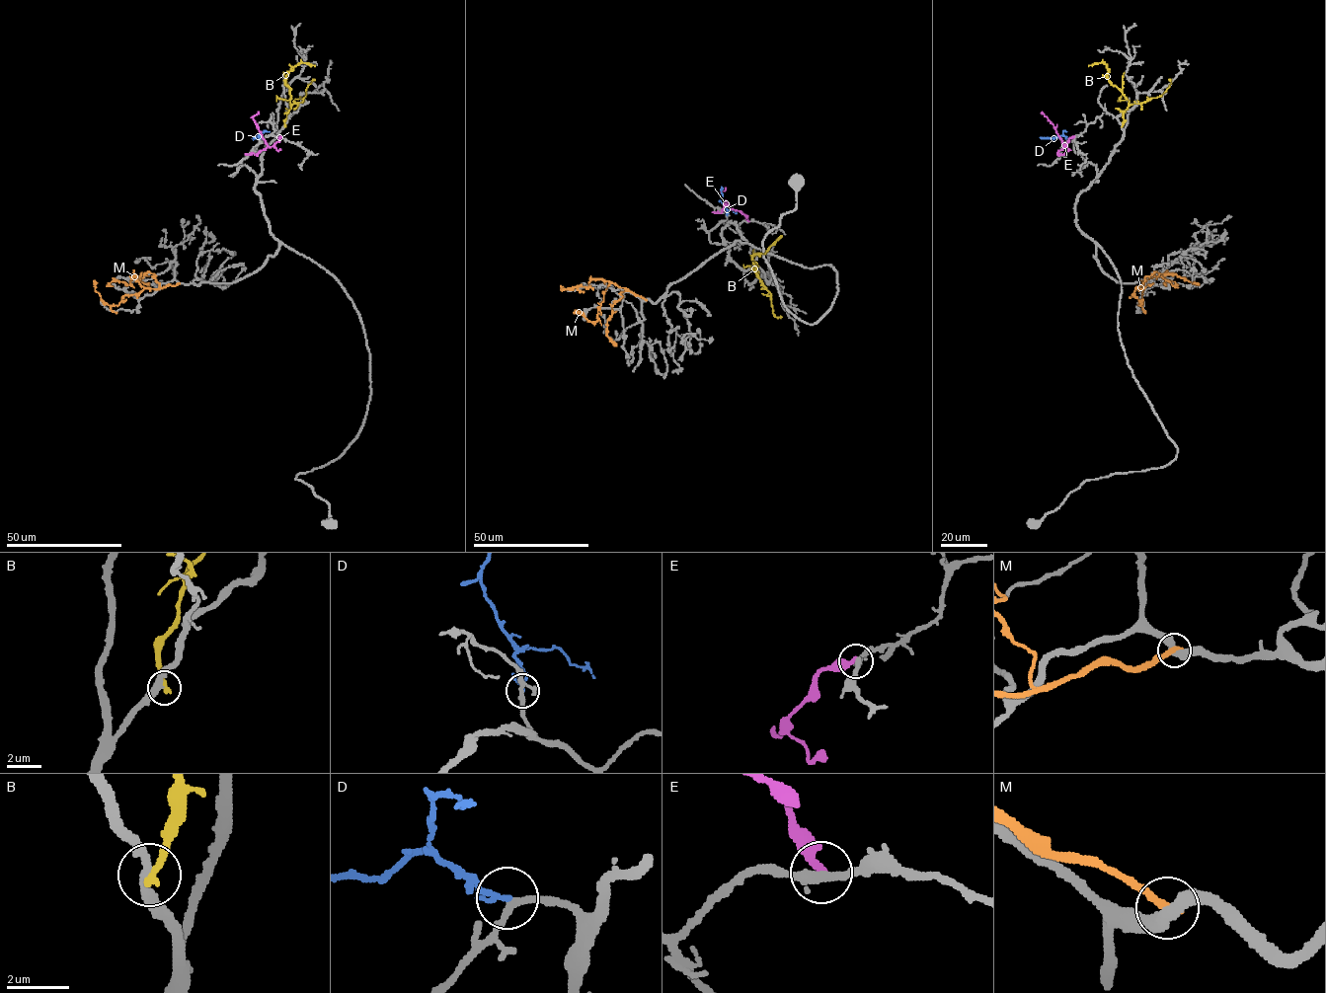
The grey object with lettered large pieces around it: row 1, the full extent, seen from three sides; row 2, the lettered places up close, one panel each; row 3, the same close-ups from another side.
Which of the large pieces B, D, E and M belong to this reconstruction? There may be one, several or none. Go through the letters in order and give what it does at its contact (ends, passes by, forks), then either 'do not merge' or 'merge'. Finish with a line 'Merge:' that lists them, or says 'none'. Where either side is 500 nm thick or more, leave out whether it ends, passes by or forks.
B: it ends | do not merge
D: it ends | merge
E: it ends | do not merge
M: it ends | do not merge
Merge: D

